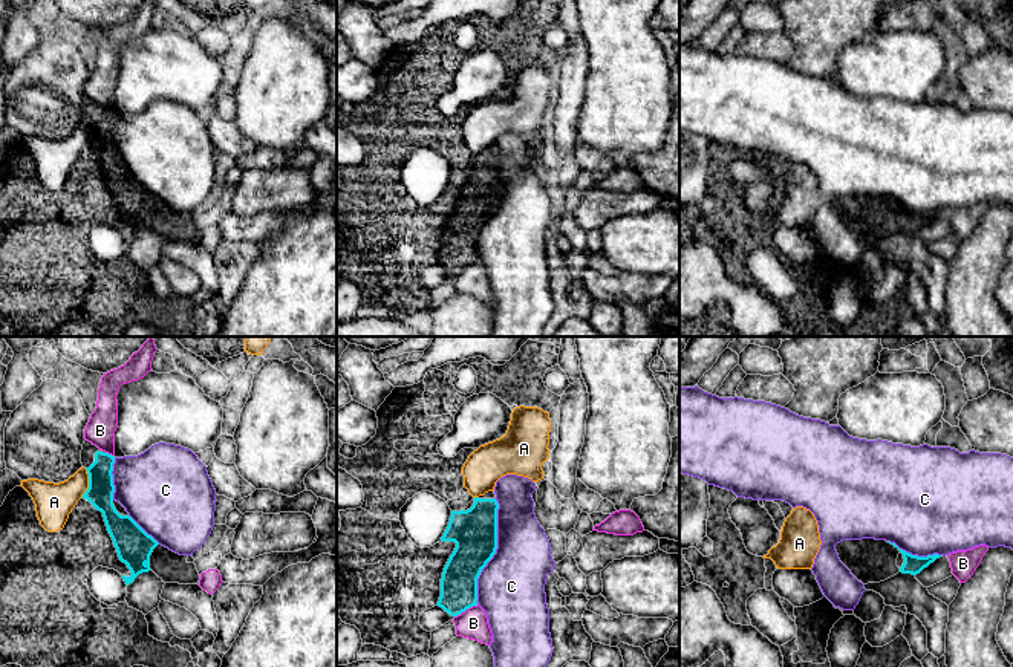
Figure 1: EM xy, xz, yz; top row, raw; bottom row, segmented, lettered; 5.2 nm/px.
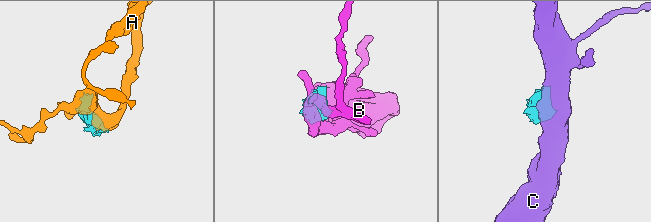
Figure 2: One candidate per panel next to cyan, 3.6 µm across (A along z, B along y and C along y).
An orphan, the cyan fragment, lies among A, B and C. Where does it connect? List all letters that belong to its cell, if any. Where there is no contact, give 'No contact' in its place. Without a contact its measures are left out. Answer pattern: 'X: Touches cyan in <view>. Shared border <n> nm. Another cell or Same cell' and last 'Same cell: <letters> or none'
A: Touches cyan in xy. Shared border 150 nm. Another cell
B: Touches cyan in xz. Shared border 140 nm. Another cell
C: Touches cyan in xz. Shared border 550 nm. Another cell
Same cell: none

